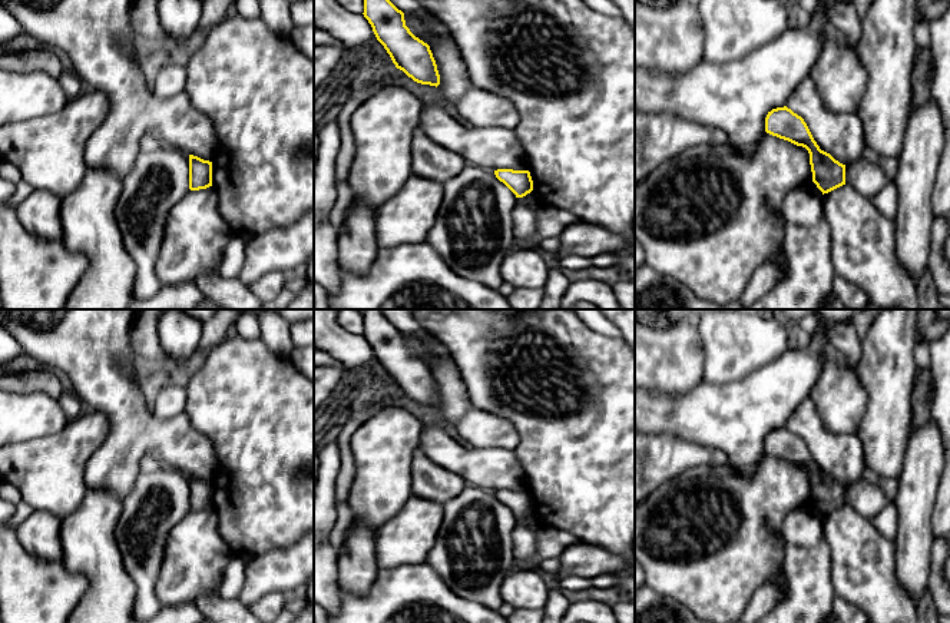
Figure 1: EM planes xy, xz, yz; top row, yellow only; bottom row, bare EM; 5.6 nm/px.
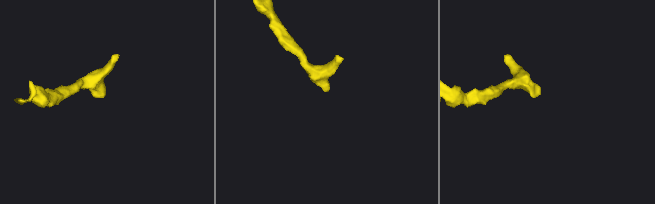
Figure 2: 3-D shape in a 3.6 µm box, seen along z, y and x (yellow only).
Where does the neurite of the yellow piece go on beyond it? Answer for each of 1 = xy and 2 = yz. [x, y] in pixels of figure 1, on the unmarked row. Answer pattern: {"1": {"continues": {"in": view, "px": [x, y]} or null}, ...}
{"1": {"continues": null}, "2": {"continues": null}}

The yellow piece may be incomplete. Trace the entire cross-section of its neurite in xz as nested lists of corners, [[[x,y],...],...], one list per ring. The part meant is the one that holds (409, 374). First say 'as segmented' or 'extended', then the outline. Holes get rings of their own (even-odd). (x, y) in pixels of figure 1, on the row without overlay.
as segmented; [[[364,309],[364,338],[397,390],[421,405],[438,407],[440,395],[430,367],[406,347],[404,334],[378,309]]]

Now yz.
as segmented; [[[787,427],[768,433],[765,453],[808,471],[812,503],[822,516],[845,506],[845,486],[821,471],[804,440]]]

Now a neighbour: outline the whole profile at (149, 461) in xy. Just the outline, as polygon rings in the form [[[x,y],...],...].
[[[145,454],[139,460],[140,471],[156,471],[160,467],[162,467],[162,460],[156,454]]]

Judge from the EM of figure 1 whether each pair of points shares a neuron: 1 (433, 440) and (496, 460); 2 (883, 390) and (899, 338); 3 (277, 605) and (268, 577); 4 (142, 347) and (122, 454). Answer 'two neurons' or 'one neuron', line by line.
1: one neuron
2: one neuron
3: two neurons
4: two neurons

